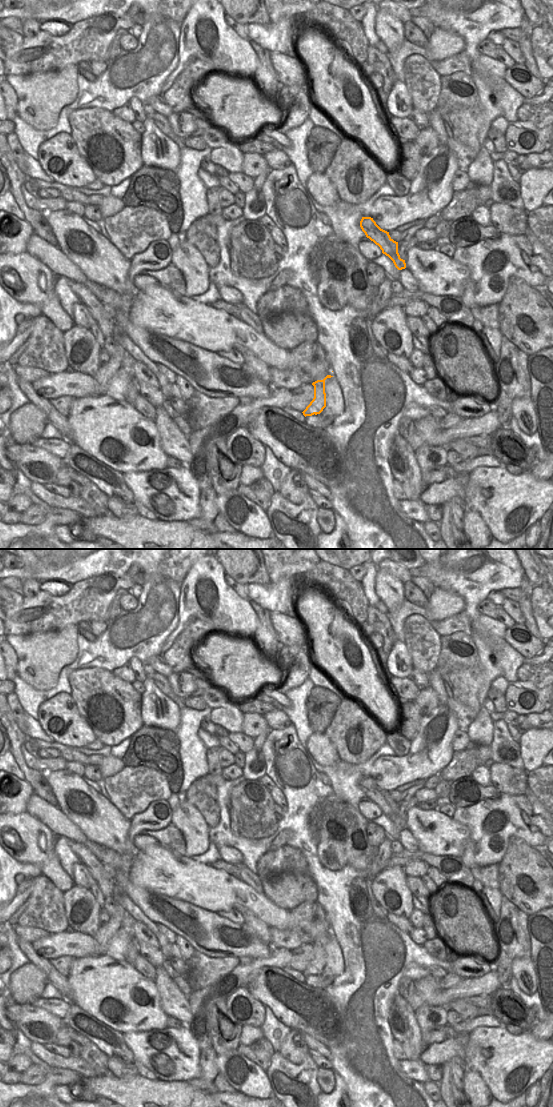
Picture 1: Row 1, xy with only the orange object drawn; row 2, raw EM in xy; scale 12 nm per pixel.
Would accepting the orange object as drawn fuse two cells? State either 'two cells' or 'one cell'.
two cells

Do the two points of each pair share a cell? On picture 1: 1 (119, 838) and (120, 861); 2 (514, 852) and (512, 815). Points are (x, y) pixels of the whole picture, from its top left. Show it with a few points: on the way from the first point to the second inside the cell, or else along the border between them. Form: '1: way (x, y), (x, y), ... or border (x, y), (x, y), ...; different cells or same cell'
1: border (103, 846), (114, 849), (119, 853); different cells
2: border (533, 846), (518, 837), (511, 837), (502, 858); different cells

